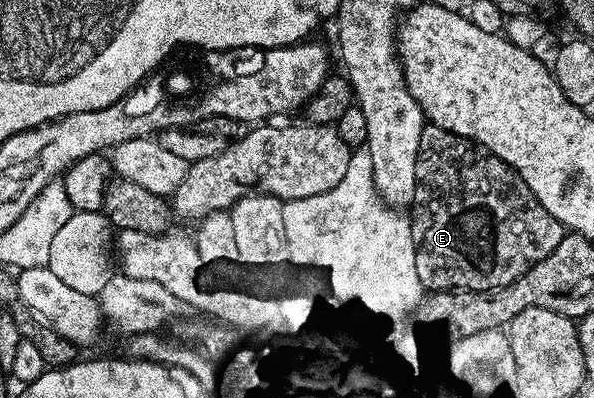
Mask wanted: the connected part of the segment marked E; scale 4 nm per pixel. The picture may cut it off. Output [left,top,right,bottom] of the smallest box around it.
[409,122,565,290]

